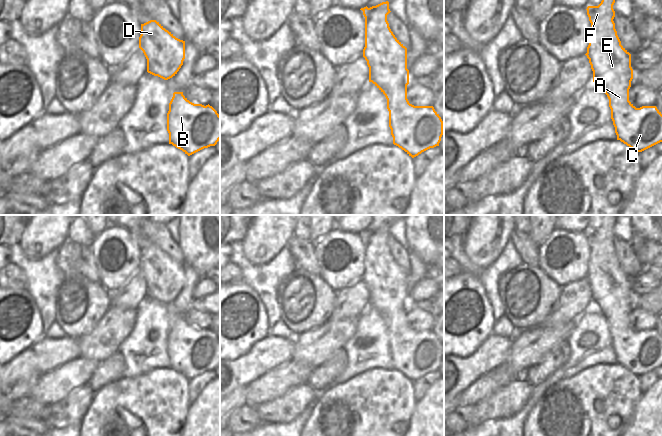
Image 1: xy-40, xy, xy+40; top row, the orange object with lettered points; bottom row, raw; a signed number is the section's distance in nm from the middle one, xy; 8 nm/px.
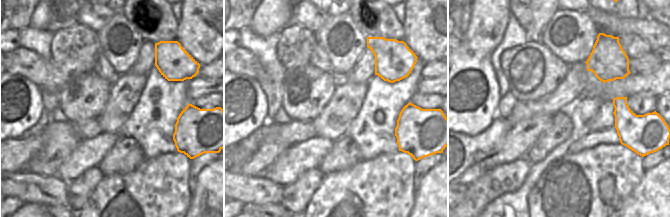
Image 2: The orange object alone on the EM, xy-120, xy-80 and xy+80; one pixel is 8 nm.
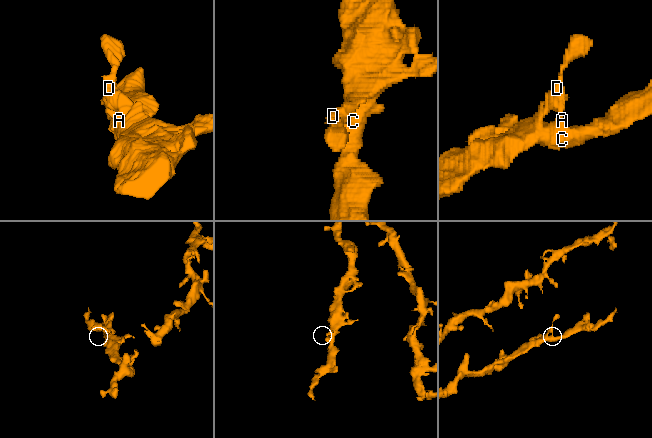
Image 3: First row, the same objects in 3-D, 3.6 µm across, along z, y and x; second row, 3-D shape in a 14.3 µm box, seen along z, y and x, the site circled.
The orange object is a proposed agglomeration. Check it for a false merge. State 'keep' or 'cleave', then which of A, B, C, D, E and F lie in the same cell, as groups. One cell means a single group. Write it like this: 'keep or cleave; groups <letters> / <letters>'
keep; groups A B C D E F

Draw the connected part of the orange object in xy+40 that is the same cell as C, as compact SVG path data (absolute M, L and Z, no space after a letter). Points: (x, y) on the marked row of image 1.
M615 0L588 6L591 23L585 54L593 71L593 82L607 95L617 140L636 152L662 142L662 114L656 106L636 108L629 101L633 79L631 54L621 45L613 21Z

